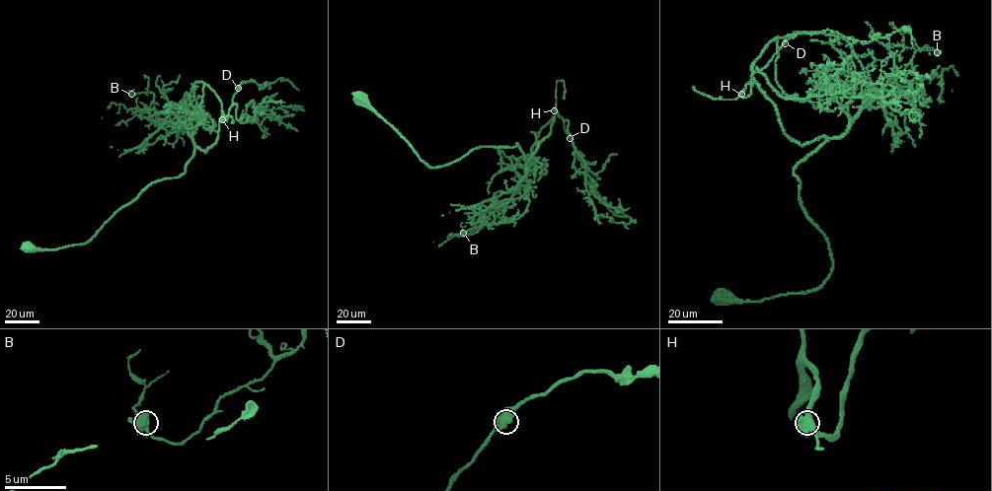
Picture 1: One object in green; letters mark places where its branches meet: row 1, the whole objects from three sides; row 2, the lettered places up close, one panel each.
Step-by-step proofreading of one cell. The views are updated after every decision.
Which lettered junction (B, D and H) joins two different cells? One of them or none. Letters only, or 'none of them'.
none of them

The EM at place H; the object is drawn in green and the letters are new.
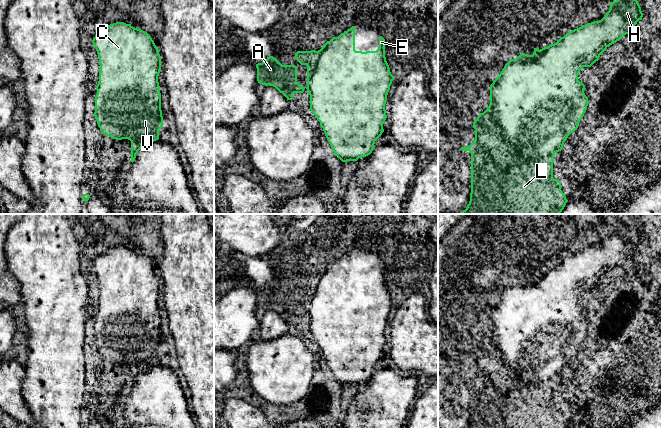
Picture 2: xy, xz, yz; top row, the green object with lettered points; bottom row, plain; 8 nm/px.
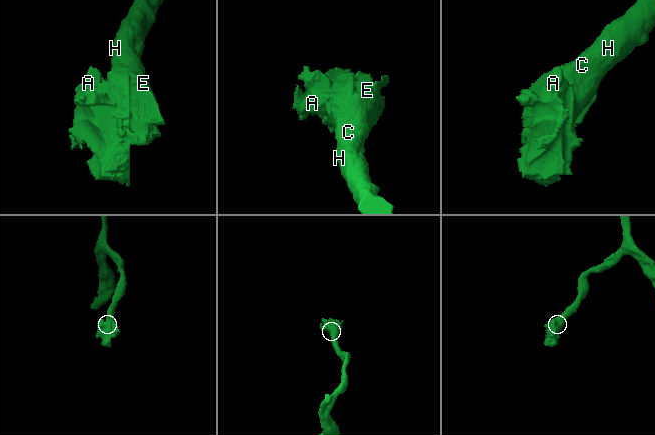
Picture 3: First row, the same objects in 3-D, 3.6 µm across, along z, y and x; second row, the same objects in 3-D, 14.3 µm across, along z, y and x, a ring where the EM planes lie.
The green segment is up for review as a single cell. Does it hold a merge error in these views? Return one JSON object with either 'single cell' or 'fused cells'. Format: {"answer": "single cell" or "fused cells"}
{"answer": "single cell"}

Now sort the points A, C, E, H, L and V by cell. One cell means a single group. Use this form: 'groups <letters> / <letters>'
groups A C E H L V

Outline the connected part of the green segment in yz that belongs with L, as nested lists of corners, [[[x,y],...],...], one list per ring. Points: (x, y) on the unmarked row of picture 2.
[[[625,216],[616,225],[610,226],[610,233],[601,244],[587,247],[582,251],[571,254],[567,259],[557,264],[556,267],[540,274],[534,272],[532,279],[521,277],[516,283],[511,283],[505,288],[499,300],[490,309],[490,328],[488,332],[483,337],[480,337],[473,346],[475,364],[468,371],[461,371],[462,375],[471,377],[471,417],[469,428],[566,428],[568,426],[561,414],[561,406],[553,402],[553,382],[557,376],[562,374],[568,360],[578,352],[589,327],[588,321],[584,317],[585,309],[578,304],[579,296],[583,291],[591,291],[598,285],[600,279],[610,269],[619,265],[624,259],[631,258],[637,246],[642,244],[642,241],[641,231],[635,220],[631,216]]]

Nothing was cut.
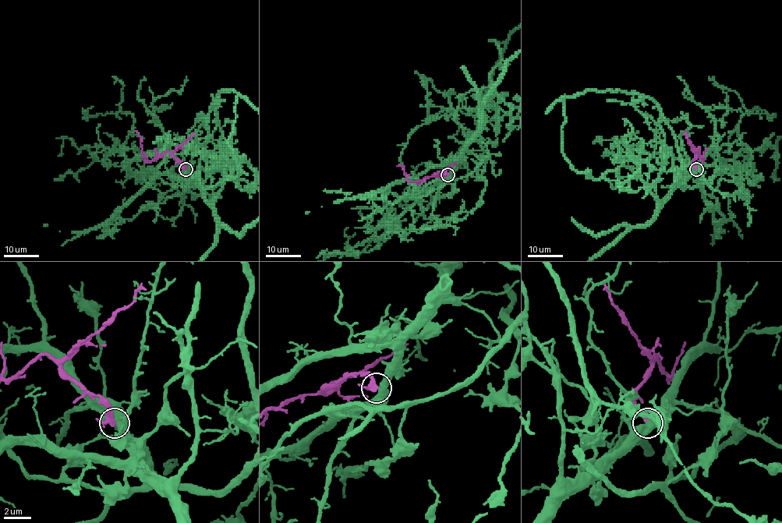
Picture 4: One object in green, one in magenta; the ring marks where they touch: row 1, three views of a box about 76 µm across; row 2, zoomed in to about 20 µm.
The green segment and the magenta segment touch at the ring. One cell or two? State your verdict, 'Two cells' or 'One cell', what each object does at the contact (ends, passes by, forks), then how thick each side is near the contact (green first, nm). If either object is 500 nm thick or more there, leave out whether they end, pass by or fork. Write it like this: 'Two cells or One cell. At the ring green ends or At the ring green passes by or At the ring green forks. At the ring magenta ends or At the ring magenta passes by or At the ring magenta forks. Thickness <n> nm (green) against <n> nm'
Two cells. Thickness 500 nm (green) against 360 nm

